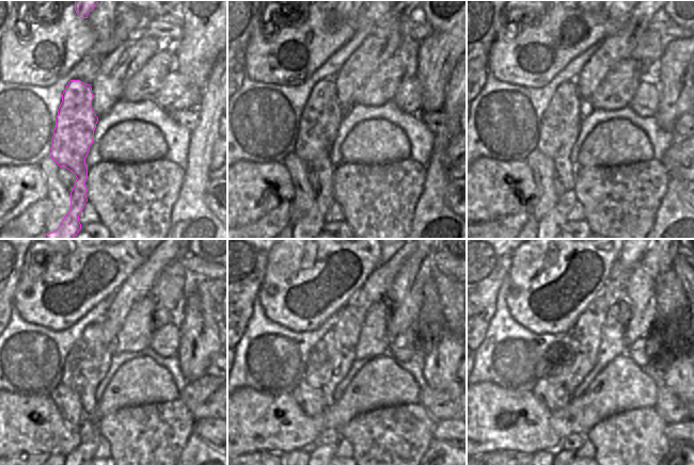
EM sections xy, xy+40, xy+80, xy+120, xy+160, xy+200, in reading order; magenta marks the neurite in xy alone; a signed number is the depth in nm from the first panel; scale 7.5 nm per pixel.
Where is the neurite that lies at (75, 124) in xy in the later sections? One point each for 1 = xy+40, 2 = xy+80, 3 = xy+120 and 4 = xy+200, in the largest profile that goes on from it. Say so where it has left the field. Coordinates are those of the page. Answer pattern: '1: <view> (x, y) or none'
1: xy+40 (321, 114)
2: xy+80 (561, 117)
3: xy+120 (83, 358)
4: xy+200 (556, 372)

